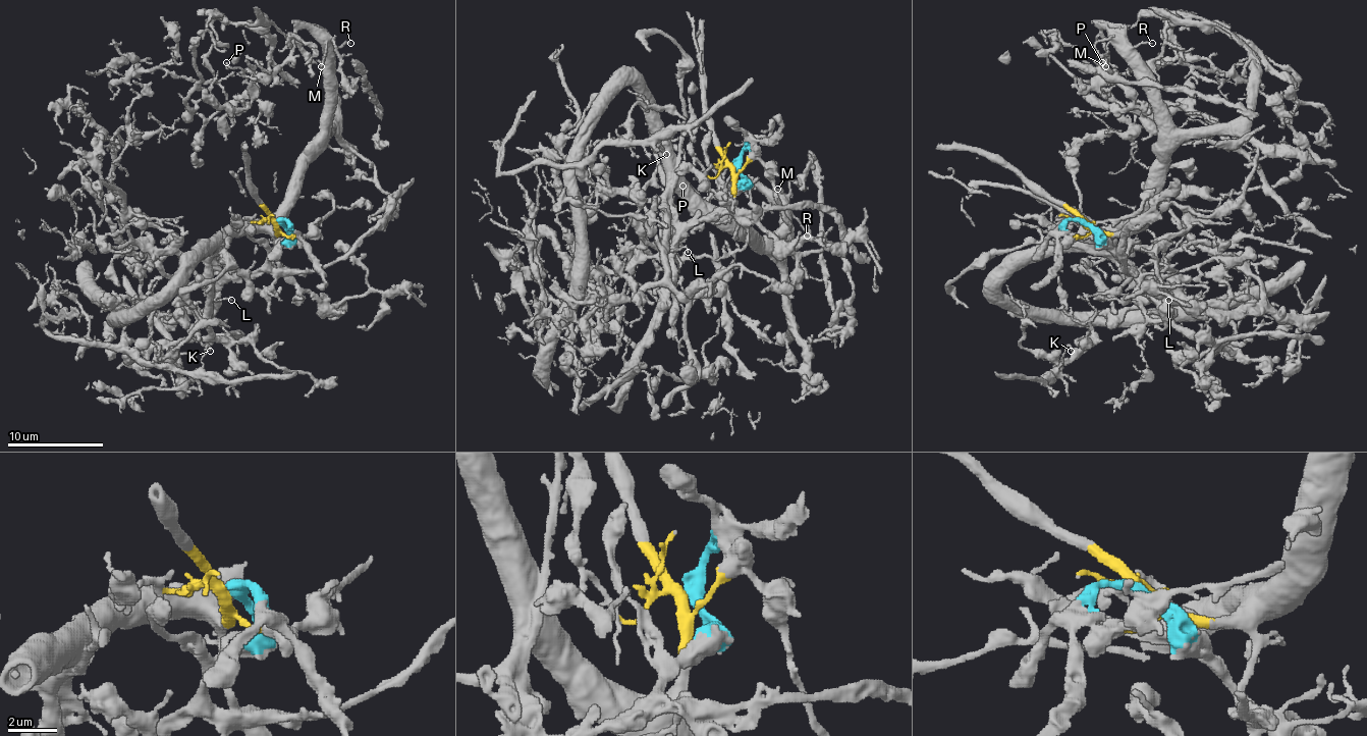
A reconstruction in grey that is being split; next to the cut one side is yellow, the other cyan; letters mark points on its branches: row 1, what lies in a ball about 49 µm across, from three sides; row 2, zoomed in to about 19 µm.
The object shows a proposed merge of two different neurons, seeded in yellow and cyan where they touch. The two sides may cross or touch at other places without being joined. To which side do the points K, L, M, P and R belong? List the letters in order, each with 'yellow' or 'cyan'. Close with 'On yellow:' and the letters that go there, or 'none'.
K: yellow
L: cyan
M: yellow
P: yellow
R: yellow
On yellow: K, M, P, R

